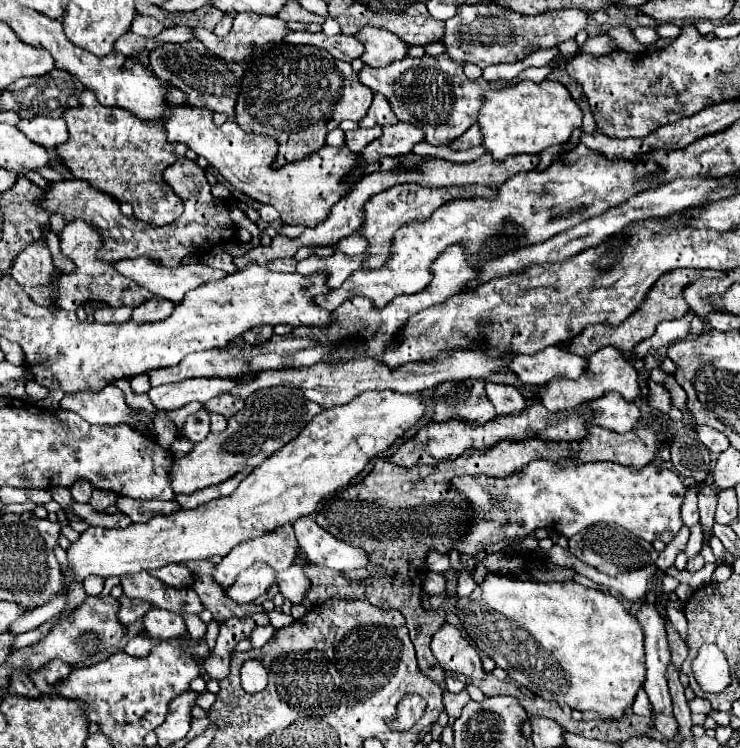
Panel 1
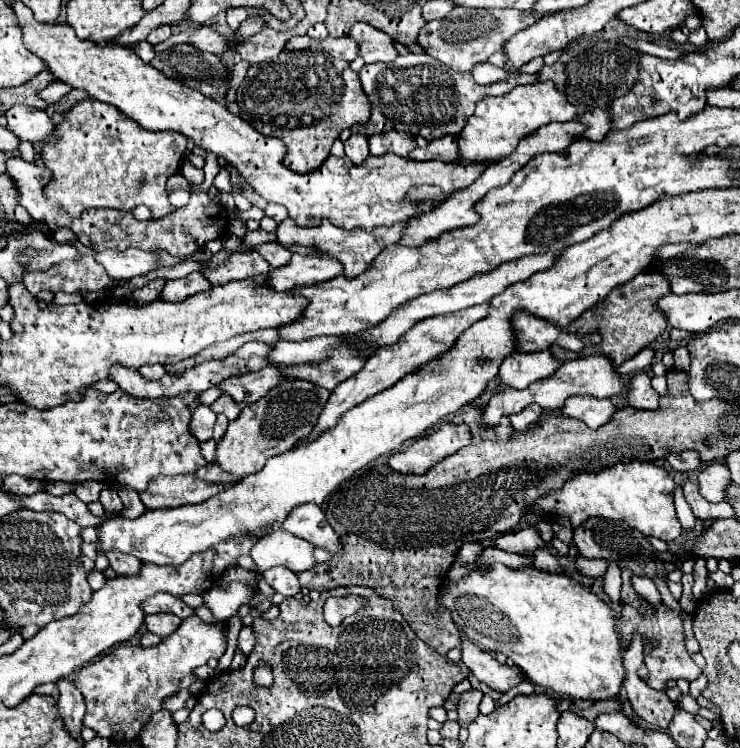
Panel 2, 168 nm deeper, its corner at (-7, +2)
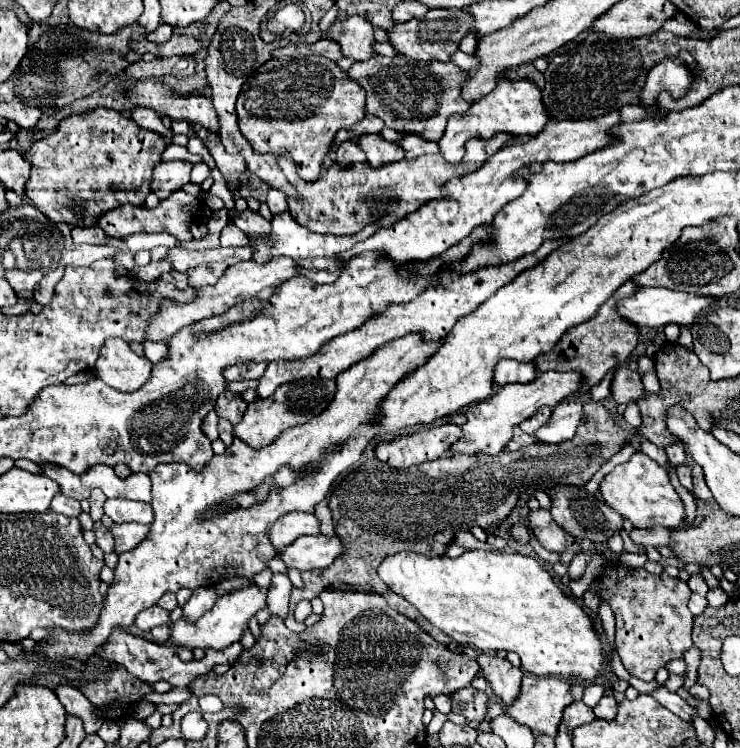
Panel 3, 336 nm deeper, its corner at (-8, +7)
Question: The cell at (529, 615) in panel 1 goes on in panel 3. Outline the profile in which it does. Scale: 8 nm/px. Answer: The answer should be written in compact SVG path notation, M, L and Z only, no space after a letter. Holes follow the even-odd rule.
M473 549L451 559L447 555L425 557L415 551L403 551L385 557L377 573L393 593L415 605L415 609L433 627L449 635L453 641L471 645L479 651L513 651L521 657L523 669L531 675L557 675L565 679L573 677L585 683L593 683L605 669L601 643L597 639L597 633L593 631L589 615L577 601L573 601L553 583L551 575L533 557Z

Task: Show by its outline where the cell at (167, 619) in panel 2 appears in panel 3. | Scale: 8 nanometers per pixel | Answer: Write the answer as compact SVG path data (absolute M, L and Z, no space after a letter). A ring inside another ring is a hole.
M157 605L149 607L149 609L143 609L137 619L135 619L135 625L141 629L141 631L151 631L153 627L157 625L167 625L169 623L169 613Z

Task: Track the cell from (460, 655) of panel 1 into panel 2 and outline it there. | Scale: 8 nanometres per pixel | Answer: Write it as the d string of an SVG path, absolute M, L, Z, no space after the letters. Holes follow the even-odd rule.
M462 640L460 644L460 650L462 650L462 662L466 664L466 668L484 684L488 684L490 688L494 690L500 690L500 692L506 692L514 686L518 686L526 676L524 672L514 666L506 666L506 664L500 664L490 652L478 648L474 642L470 640Z

